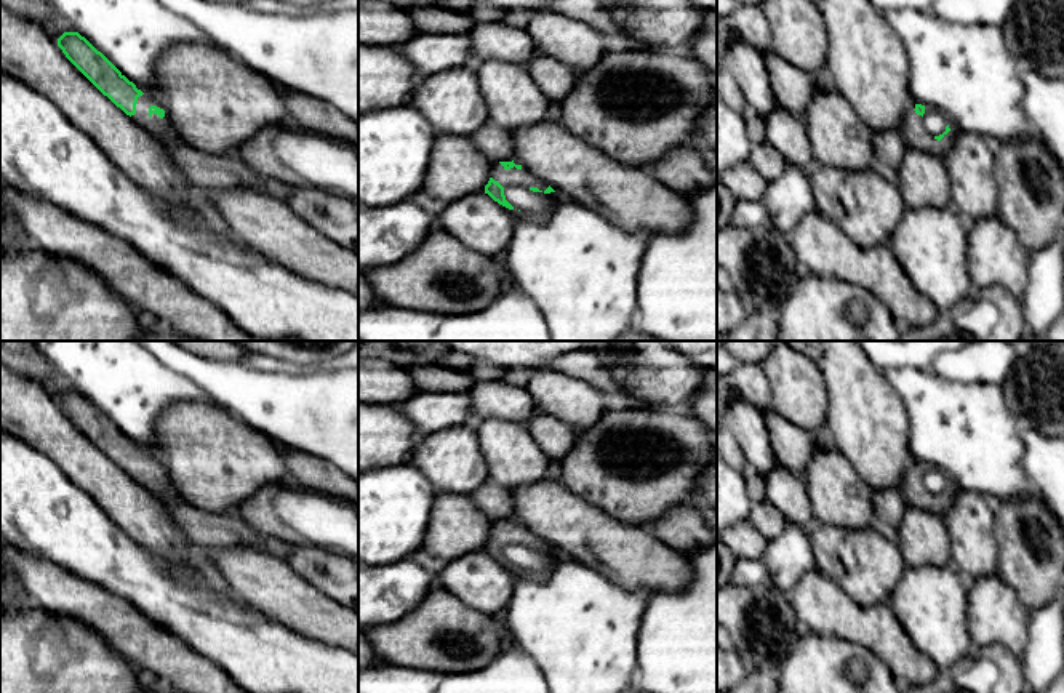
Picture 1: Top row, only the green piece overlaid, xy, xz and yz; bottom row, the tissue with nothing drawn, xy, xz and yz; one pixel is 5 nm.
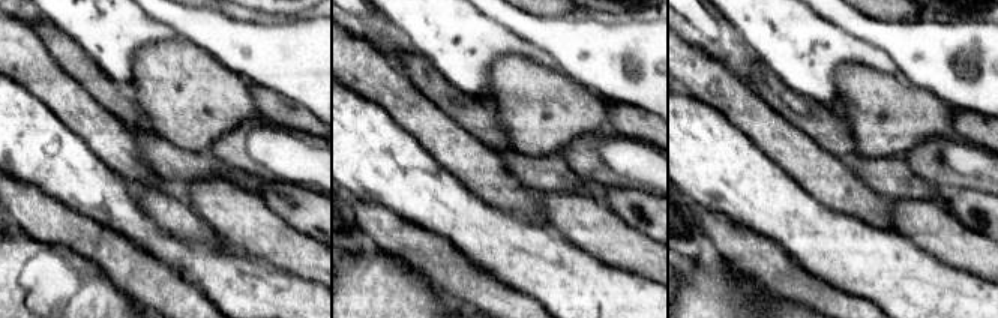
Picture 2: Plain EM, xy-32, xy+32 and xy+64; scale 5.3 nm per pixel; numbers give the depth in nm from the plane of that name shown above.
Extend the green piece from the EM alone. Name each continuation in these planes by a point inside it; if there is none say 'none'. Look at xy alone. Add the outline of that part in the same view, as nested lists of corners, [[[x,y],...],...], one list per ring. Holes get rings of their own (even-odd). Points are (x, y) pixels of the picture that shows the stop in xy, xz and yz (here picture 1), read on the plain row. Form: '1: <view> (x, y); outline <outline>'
1: xy (162, 487); outline [[[142,453],[138,456],[136,472],[131,477],[152,495],[162,501],[182,499],[174,490],[168,474],[160,477],[157,472],[149,472],[149,466],[160,466],[150,453]],[[160,466],[162,467],[162,466]]]

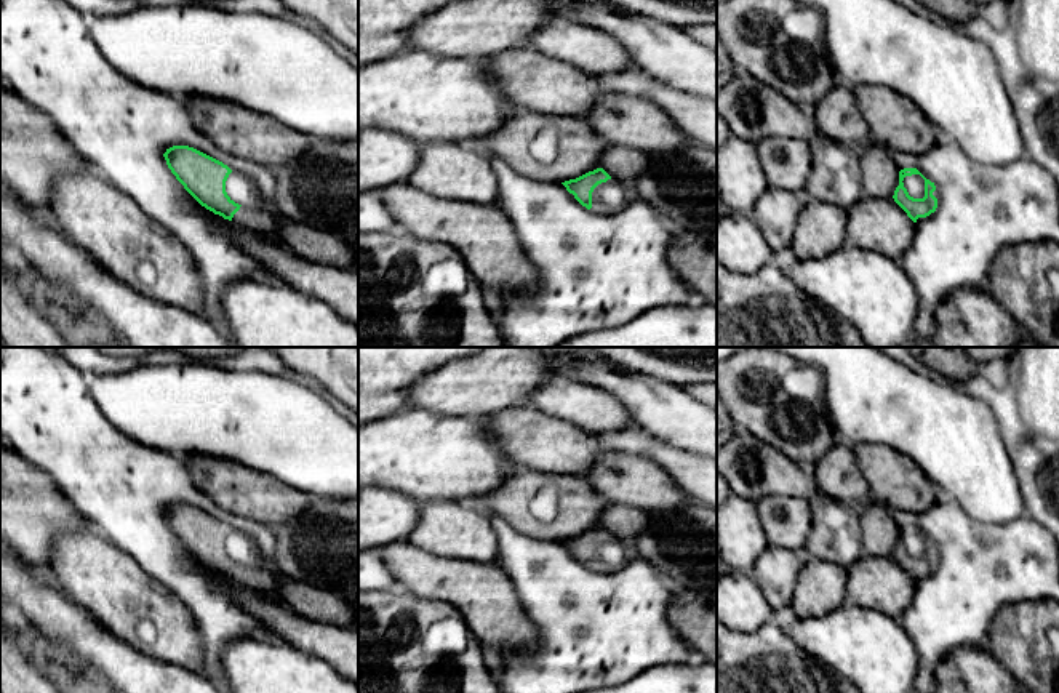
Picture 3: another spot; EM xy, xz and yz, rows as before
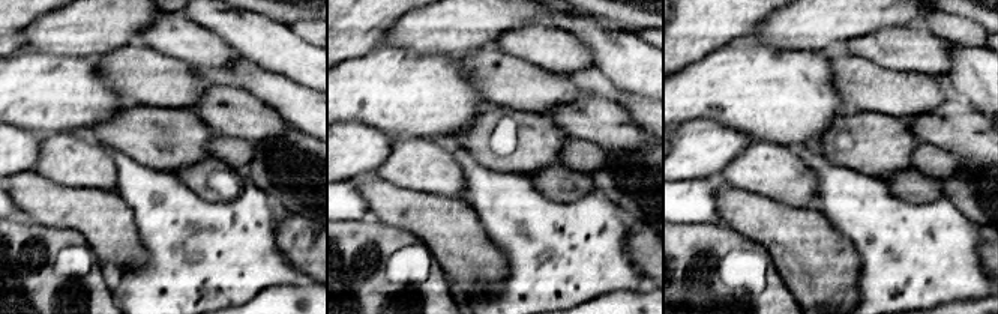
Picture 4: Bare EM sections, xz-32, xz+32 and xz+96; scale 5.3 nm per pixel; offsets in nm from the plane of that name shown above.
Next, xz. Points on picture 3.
1: xz (597, 564); outline [[[611,536],[611,538],[608,538],[606,541],[598,543],[598,544],[593,547],[593,551],[592,551],[592,567],[590,567],[593,571],[608,570],[608,563],[600,559],[598,549],[600,549],[600,546],[601,546],[603,543],[616,541],[616,539],[617,539],[617,538]]]

